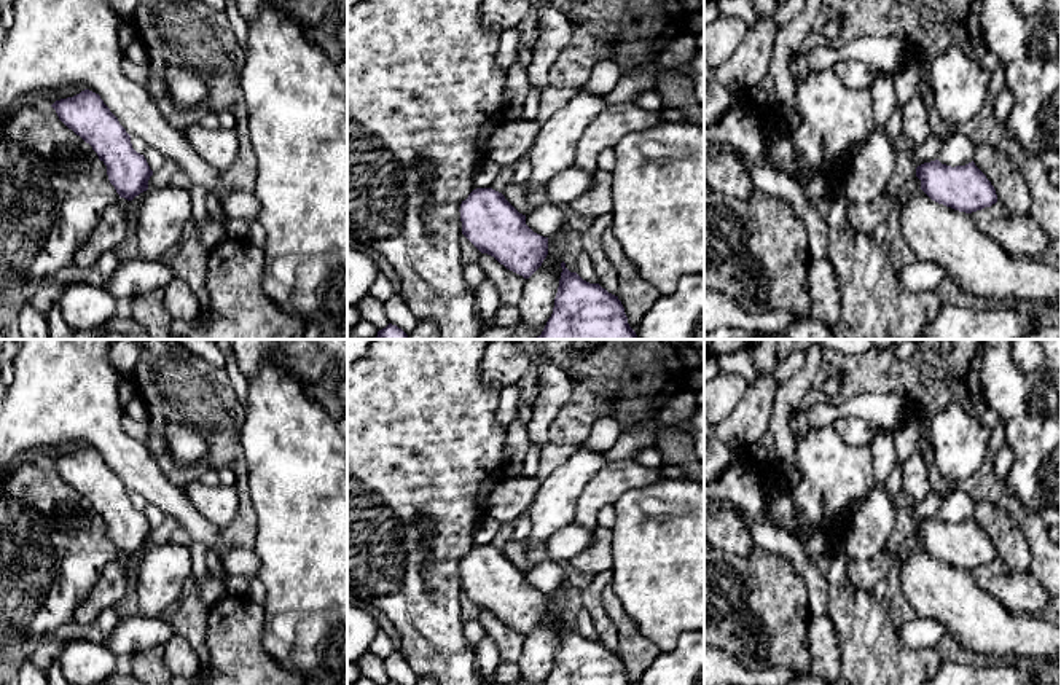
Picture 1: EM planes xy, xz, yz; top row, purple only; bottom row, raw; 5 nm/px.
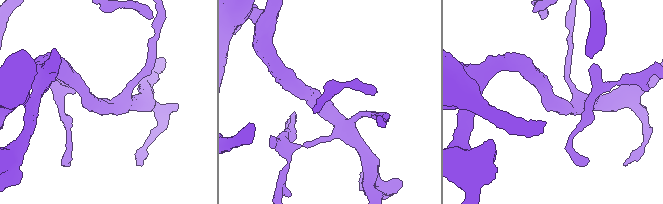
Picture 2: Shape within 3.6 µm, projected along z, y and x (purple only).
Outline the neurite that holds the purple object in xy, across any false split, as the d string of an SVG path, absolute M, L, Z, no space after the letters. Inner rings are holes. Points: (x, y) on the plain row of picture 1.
M84 446L51 464L69 486L92 503L119 554L132 558L148 546L153 527L145 513L132 505L131 492L99 451Z

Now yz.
M938 516L916 524L921 546L935 559L972 570L997 559L997 551L986 532L969 519L946 523Z

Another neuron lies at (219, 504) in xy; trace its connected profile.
M198 481L188 484L188 494L198 511L217 527L228 526L237 511L239 495L236 486L204 486Z

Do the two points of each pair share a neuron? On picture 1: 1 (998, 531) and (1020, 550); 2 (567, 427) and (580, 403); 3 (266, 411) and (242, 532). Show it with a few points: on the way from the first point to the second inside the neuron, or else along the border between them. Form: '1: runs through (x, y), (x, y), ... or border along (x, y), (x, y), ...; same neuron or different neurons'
1: runs through (1002, 534), (1015, 547); same neuron
2: runs through (574, 421), (580, 410); same neuron
3: border along (244, 459), (249, 502), (255, 515), (255, 532); different neurons

